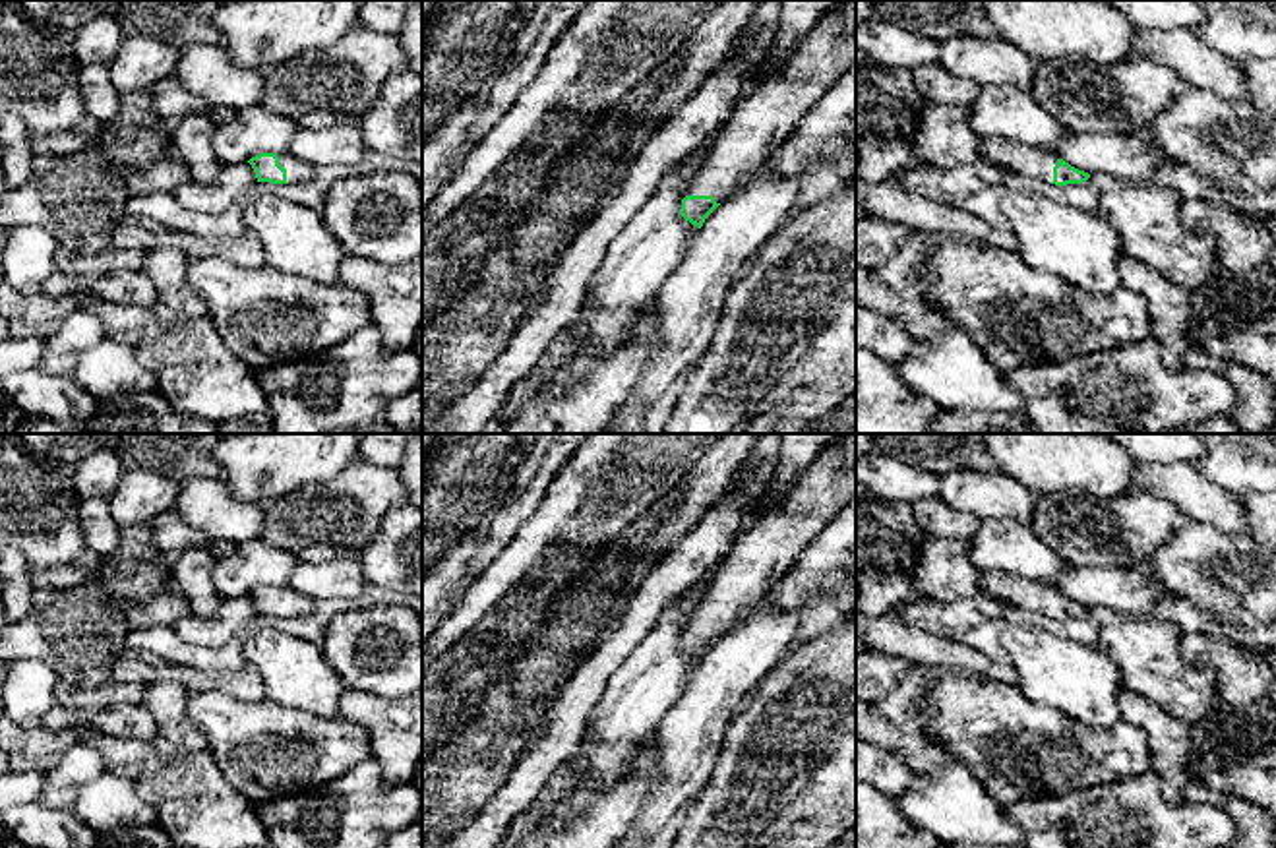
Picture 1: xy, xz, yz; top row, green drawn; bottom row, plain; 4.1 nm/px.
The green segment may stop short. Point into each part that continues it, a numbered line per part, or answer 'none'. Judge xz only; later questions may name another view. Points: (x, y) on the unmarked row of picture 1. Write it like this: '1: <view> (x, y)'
1: xz (781, 531)

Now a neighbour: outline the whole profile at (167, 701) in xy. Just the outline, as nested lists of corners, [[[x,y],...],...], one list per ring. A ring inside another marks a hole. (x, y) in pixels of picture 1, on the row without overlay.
[[[159,681],[145,687],[141,705],[159,726],[159,743],[172,749],[205,749],[207,740],[186,714],[188,689],[178,681]]]

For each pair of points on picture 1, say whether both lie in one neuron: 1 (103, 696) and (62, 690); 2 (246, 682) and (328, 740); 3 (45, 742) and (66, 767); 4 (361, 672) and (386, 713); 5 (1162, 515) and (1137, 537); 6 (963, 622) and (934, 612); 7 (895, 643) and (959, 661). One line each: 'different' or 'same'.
1: same
2: different
3: different
4: different
5: same
6: same
7: same

